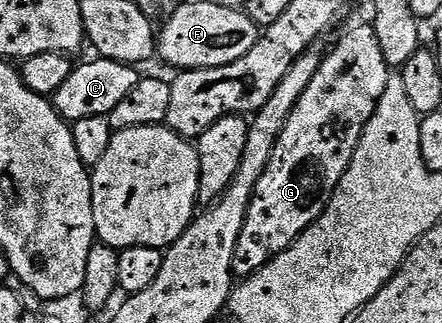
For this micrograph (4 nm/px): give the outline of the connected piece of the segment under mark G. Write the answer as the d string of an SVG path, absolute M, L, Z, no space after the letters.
M371 25L353 28L340 41L339 47L322 58L313 81L293 109L269 165L255 187L255 196L251 199L247 220L235 250L235 274L240 280L250 278L271 260L288 251L325 213L341 177L345 177L357 153L363 130L369 125L385 93L388 74L389 68L381 53L381 41Z

